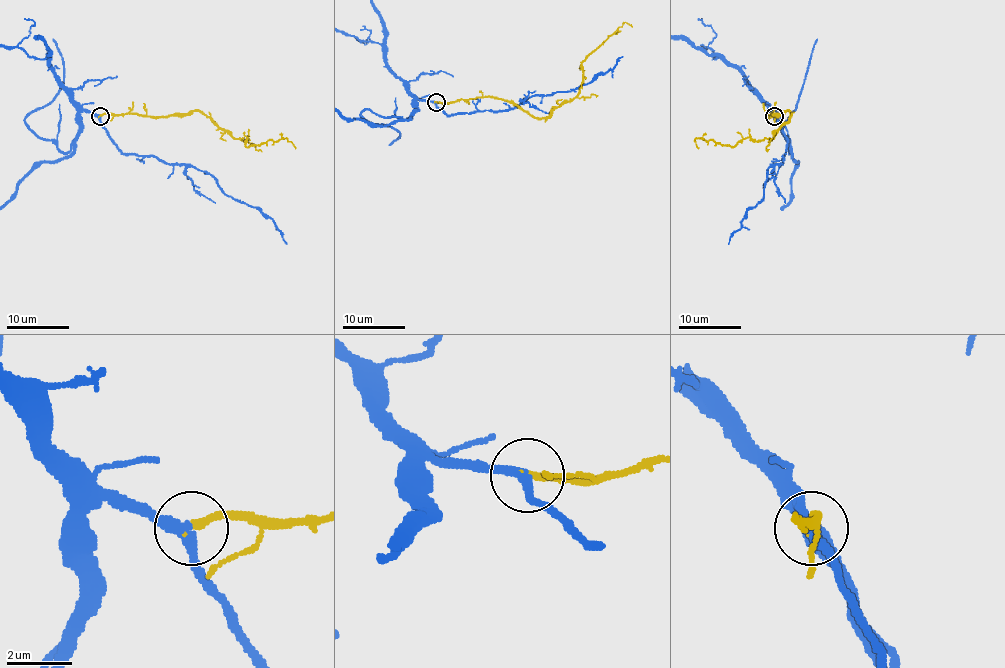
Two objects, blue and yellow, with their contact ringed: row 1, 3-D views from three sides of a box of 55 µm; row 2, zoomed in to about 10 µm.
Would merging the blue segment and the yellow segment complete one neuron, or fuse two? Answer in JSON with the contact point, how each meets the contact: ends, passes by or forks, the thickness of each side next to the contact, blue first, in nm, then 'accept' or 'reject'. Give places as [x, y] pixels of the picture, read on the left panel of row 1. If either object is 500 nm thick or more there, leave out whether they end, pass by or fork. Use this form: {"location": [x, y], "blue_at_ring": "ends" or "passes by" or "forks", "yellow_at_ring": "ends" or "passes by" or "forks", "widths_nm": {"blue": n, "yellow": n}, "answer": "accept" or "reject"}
{"location": [100, 116], "blue_at_ring": "passes by", "yellow_at_ring": "ends", "widths_nm": {"blue": 280, "yellow": 220}, "answer": "accept"}

